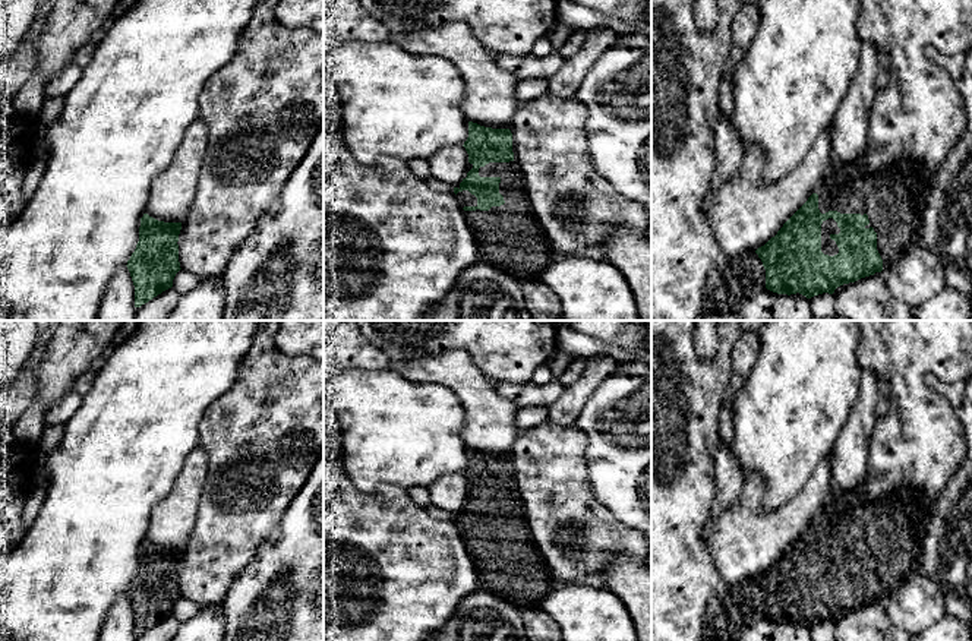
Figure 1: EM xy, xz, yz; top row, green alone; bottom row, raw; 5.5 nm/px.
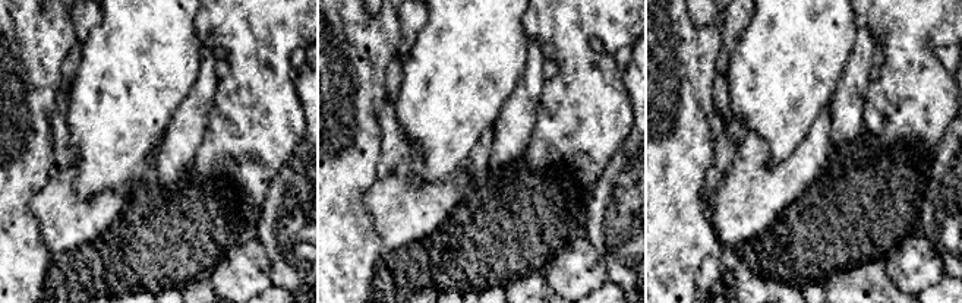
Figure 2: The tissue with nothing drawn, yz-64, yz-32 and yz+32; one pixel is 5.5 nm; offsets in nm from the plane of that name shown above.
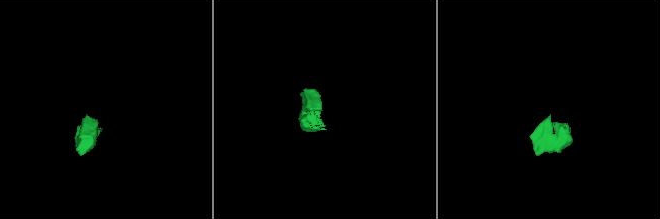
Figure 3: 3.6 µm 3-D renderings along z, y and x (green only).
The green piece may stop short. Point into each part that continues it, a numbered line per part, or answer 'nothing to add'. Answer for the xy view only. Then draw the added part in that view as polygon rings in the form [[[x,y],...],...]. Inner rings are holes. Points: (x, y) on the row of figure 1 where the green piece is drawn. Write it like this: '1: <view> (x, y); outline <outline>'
nothing to add

